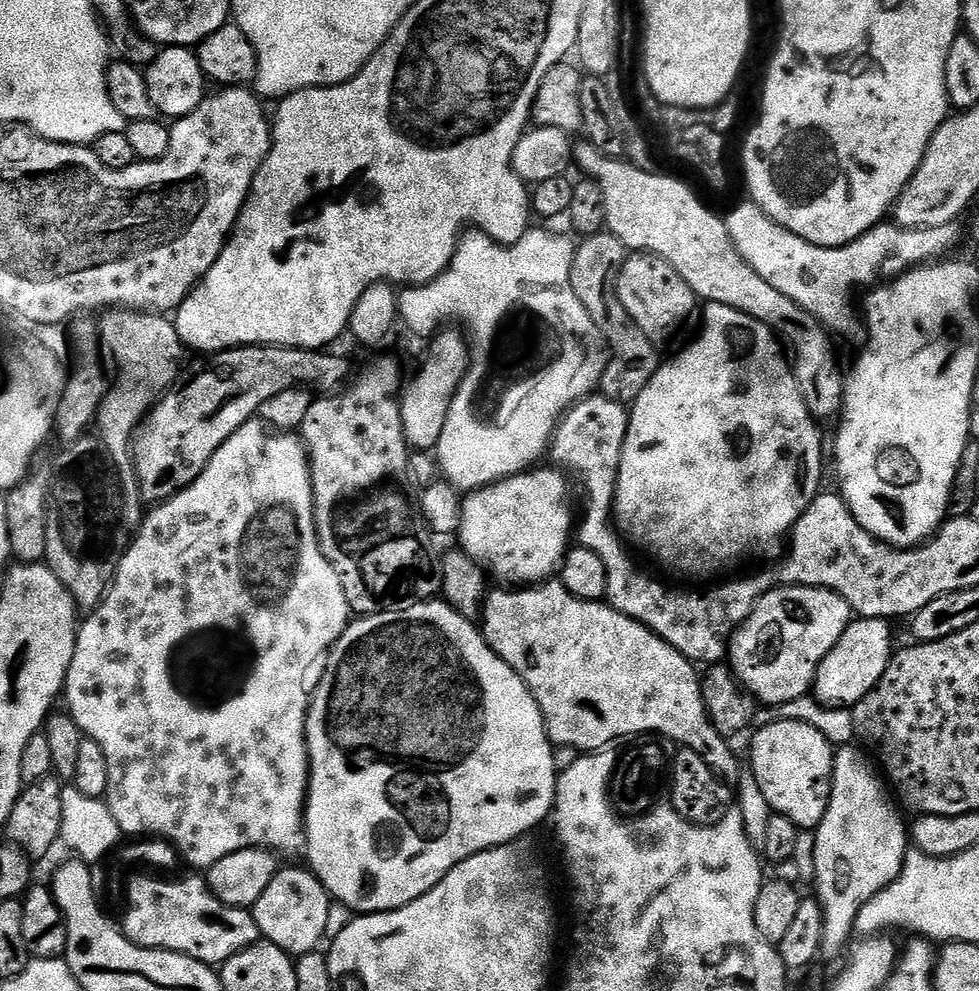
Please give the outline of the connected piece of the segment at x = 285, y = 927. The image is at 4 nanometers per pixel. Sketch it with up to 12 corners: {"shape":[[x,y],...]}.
{"shape":[[281,867],[250,909],[293,958],[325,943],[334,903],[316,873]]}

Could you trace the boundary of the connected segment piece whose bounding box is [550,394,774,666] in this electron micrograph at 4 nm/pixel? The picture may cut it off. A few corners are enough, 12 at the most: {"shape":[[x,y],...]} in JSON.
{"shape":[[601,394],[565,412],[551,463],[584,487],[578,544],[607,603],[708,666],[773,587],[709,596],[636,569],[610,523],[629,409]]}

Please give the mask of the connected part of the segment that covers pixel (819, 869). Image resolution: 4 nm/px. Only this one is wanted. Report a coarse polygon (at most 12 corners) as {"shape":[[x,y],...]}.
{"shape":[[859,747],[832,757],[814,829],[820,951],[896,877],[909,831]]}

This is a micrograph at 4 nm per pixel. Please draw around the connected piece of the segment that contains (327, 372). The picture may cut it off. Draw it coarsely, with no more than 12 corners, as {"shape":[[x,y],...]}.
{"shape":[[229,348],[152,409],[130,445],[163,504],[276,394],[335,393],[327,351]]}

